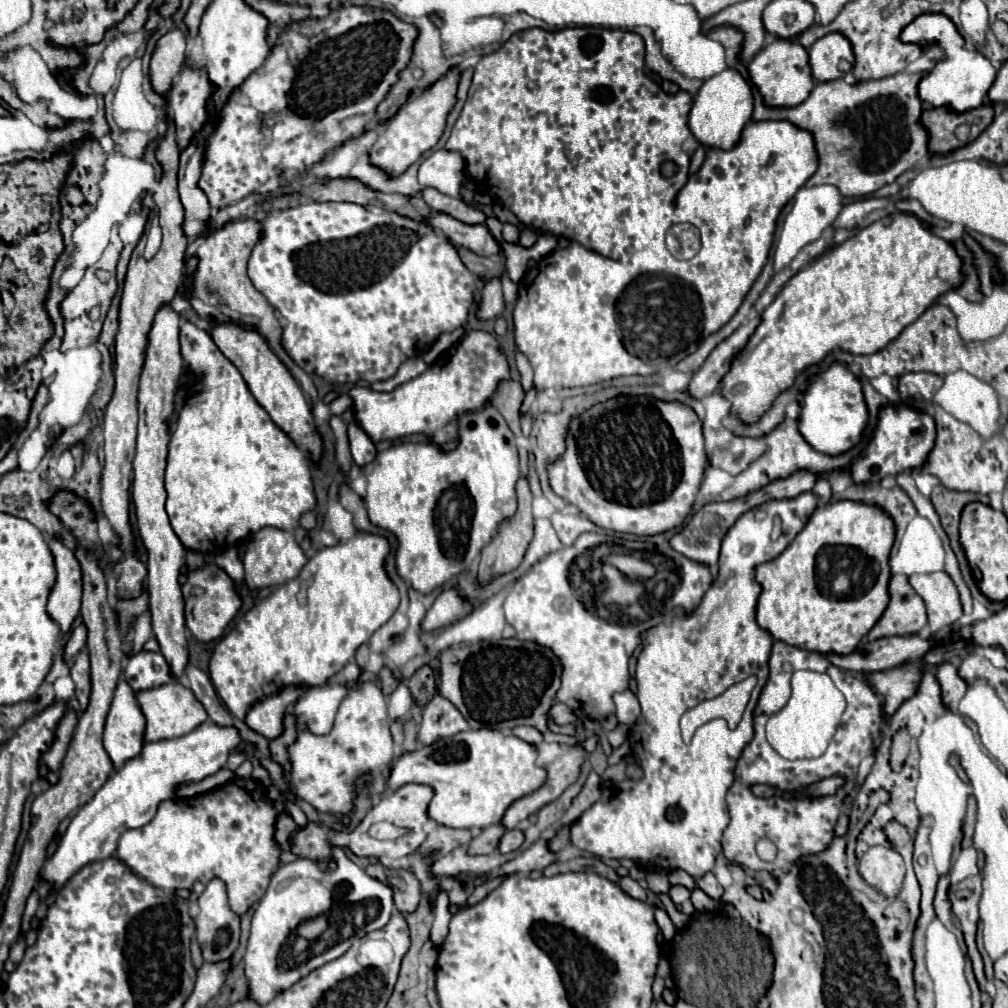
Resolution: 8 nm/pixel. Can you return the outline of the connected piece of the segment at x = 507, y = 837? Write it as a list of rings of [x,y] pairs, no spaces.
[[[509,830],[509,832],[505,832],[503,836],[501,836],[501,840],[499,840],[499,852],[503,852],[503,854],[507,854],[507,852],[513,852],[513,850],[517,850],[521,844],[523,844],[523,832],[521,830]]]

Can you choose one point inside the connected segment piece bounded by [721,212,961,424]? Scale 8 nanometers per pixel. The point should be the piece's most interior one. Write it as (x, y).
(858, 297)

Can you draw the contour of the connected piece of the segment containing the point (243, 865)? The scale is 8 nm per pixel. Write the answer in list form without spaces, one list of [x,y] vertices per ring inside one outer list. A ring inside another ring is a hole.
[[[233,778],[211,794],[161,802],[149,824],[135,828],[137,832],[121,834],[115,856],[145,882],[163,890],[189,890],[195,880],[207,884],[211,878],[221,878],[227,884],[233,912],[243,916],[249,906],[261,900],[273,872],[279,868],[273,830],[275,818],[283,810],[281,800],[271,802],[267,798],[267,788],[261,782]]]

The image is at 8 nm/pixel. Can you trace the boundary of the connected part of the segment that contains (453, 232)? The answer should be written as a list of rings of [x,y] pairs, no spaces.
[[[445,214],[431,216],[429,224],[437,232],[443,232],[455,246],[463,246],[463,248],[467,248],[479,256],[501,254],[501,246],[491,236],[491,232],[487,230],[485,224],[469,226],[469,224],[463,224],[451,216],[445,216]]]

